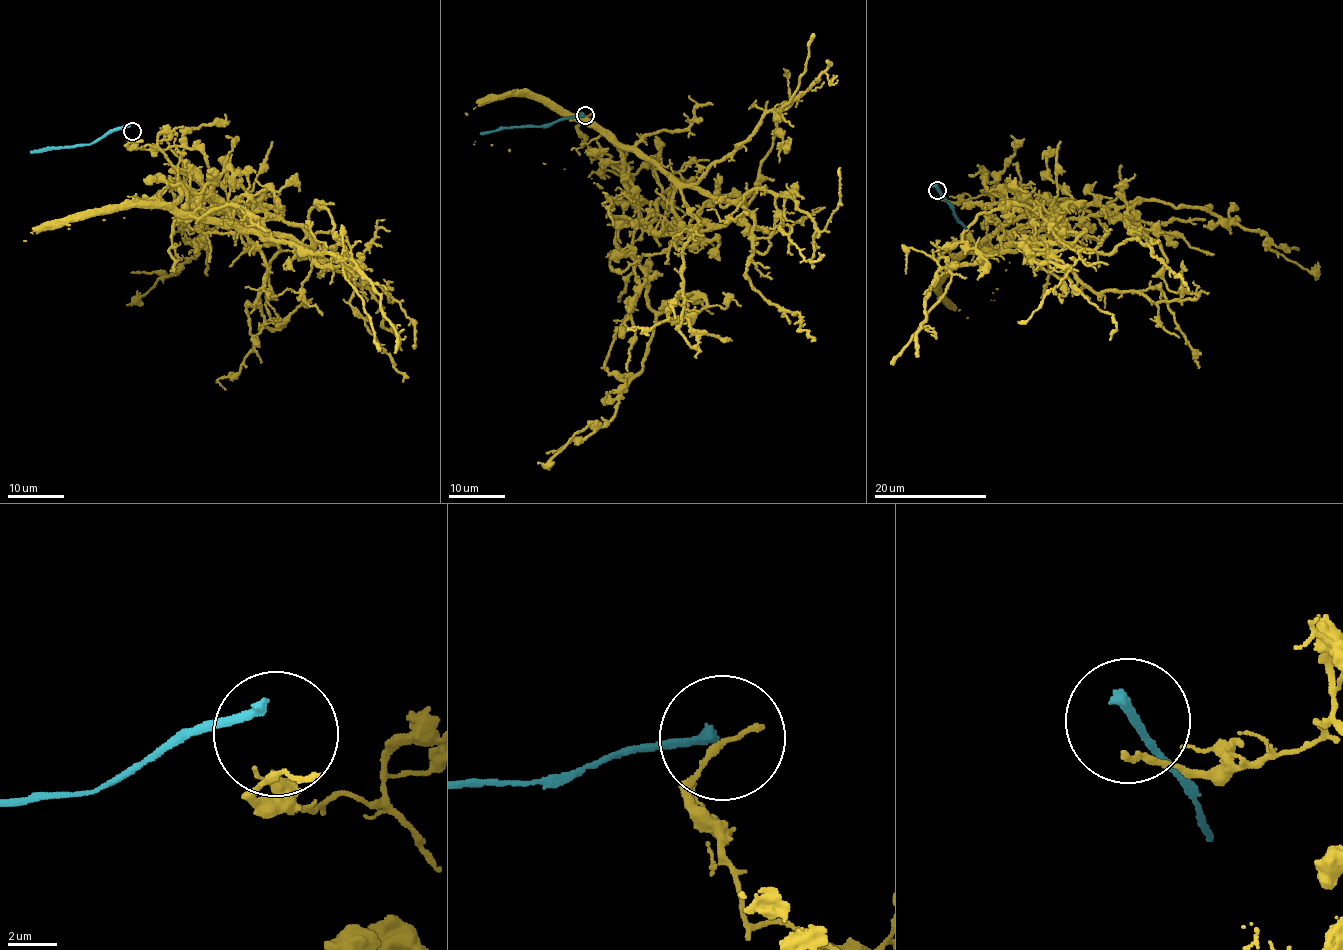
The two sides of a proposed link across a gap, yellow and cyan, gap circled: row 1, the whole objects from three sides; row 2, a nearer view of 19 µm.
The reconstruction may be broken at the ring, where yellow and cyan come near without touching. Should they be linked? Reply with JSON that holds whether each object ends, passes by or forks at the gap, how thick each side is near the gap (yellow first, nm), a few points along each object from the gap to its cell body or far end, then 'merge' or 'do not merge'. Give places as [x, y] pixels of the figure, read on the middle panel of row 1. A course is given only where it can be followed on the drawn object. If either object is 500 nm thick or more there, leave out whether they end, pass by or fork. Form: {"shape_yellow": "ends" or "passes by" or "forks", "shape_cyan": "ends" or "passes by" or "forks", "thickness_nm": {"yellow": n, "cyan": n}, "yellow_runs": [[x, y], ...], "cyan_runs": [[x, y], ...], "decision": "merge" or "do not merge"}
{"shape_yellow": "passes by", "shape_cyan": "ends", "thickness_nm": {"yellow": 240, "cyan": 380}, "yellow_runs": [[585, 115], [578, 133], [594, 159], [622, 174], [618, 145], [636, 147], [749, 214], [747, 278], [815, 340]], "cyan_runs": [[582, 115], [540, 125], [499, 127], [480, 134]], "decision": "do not merge"}

